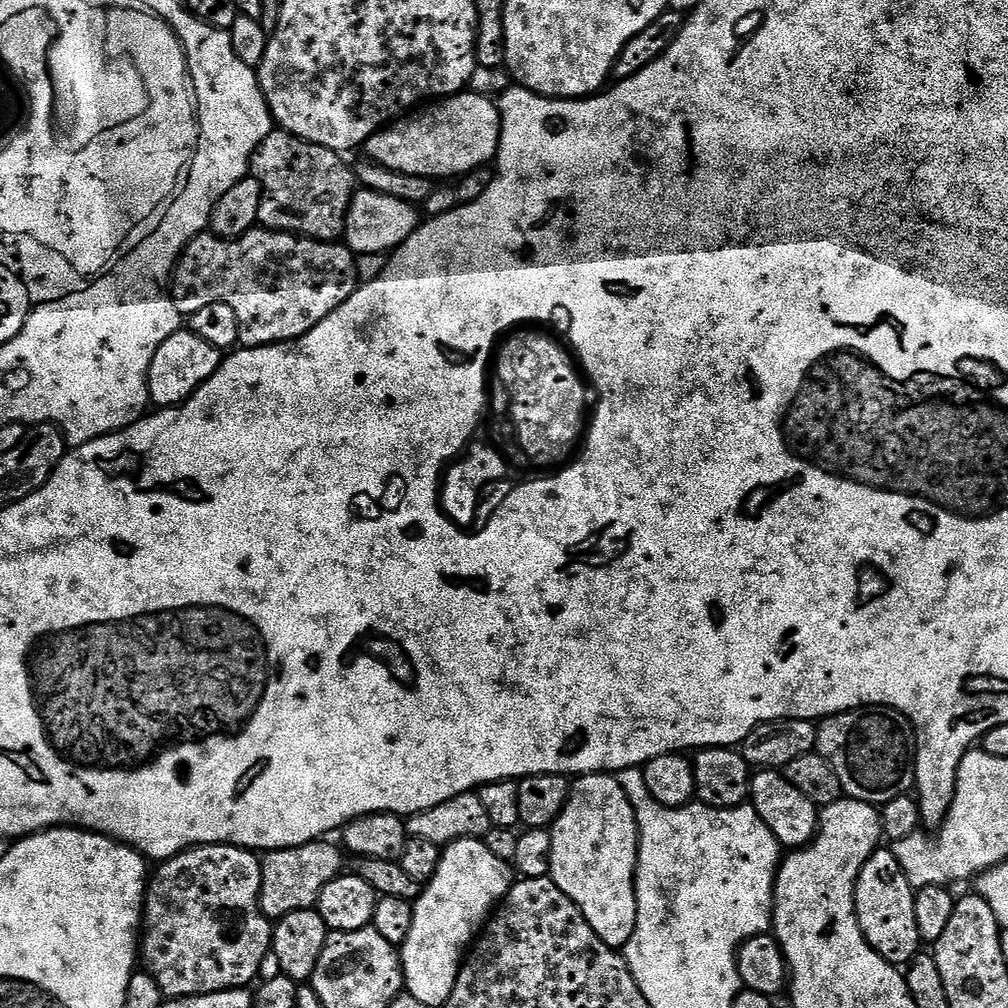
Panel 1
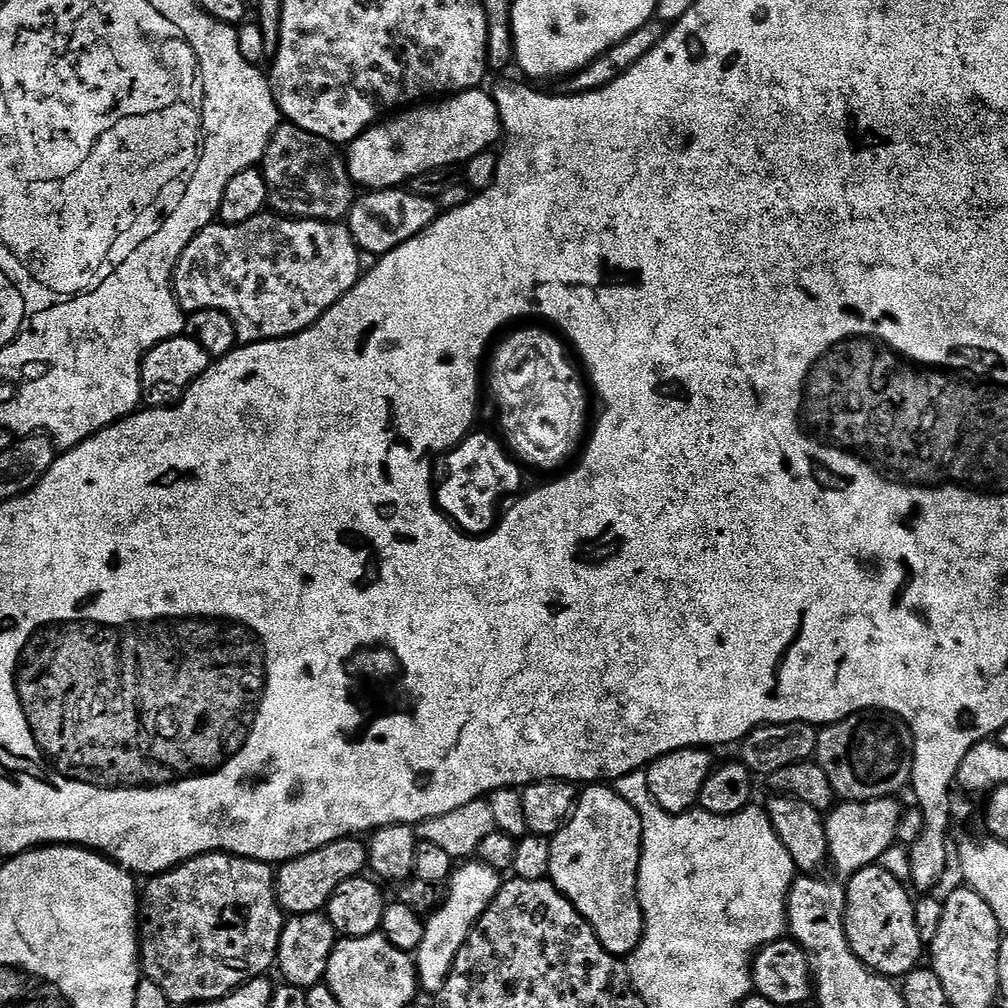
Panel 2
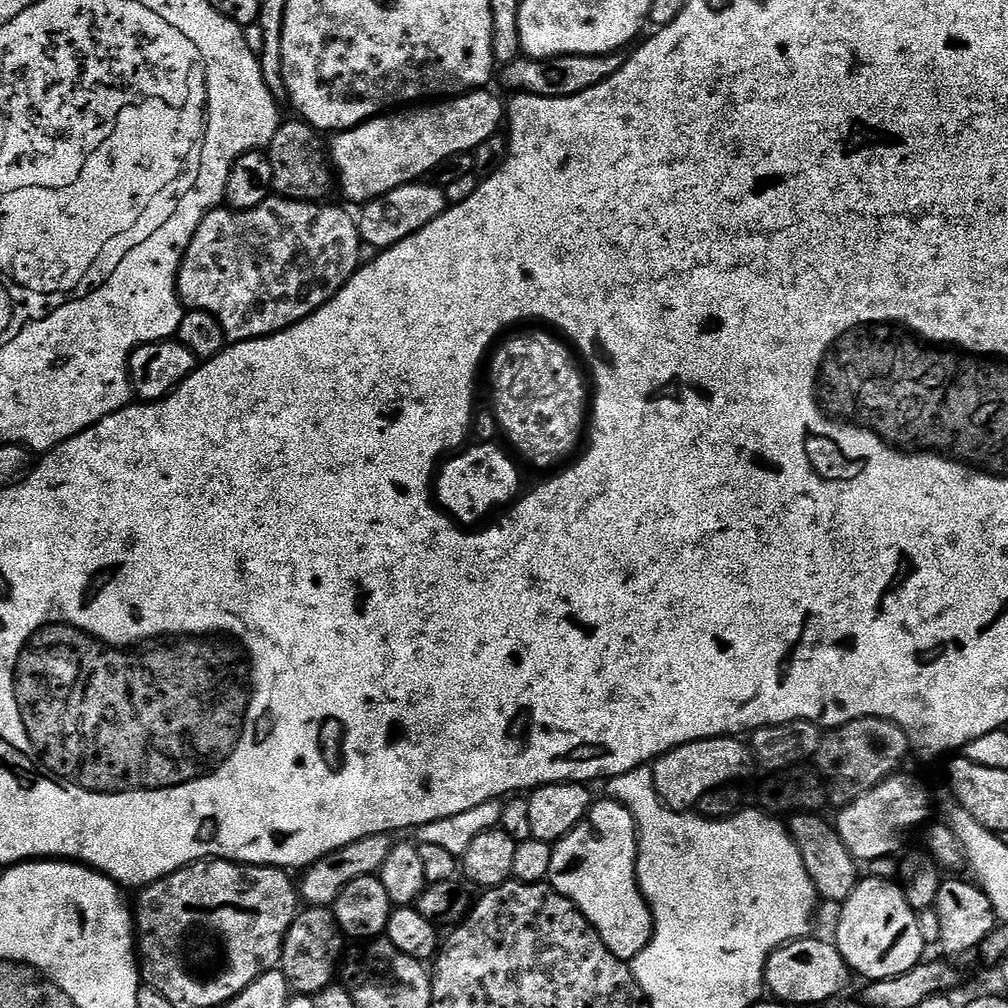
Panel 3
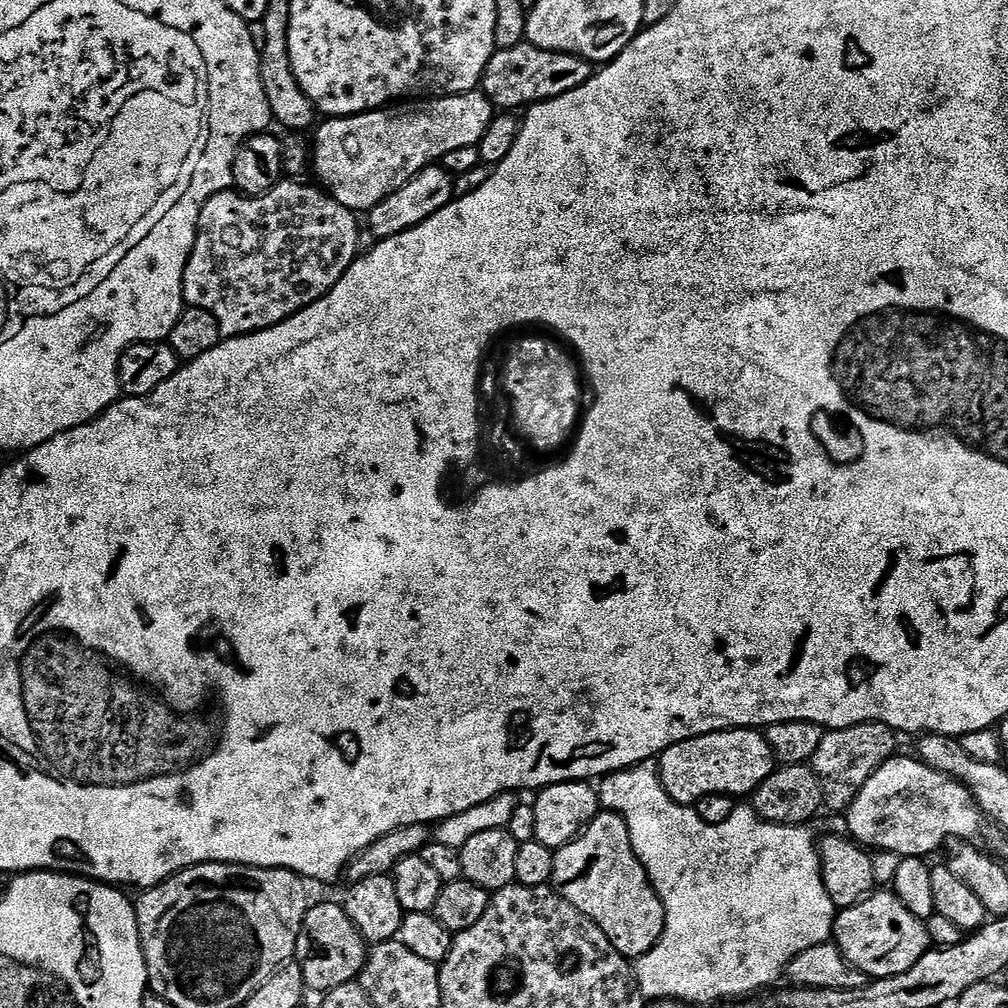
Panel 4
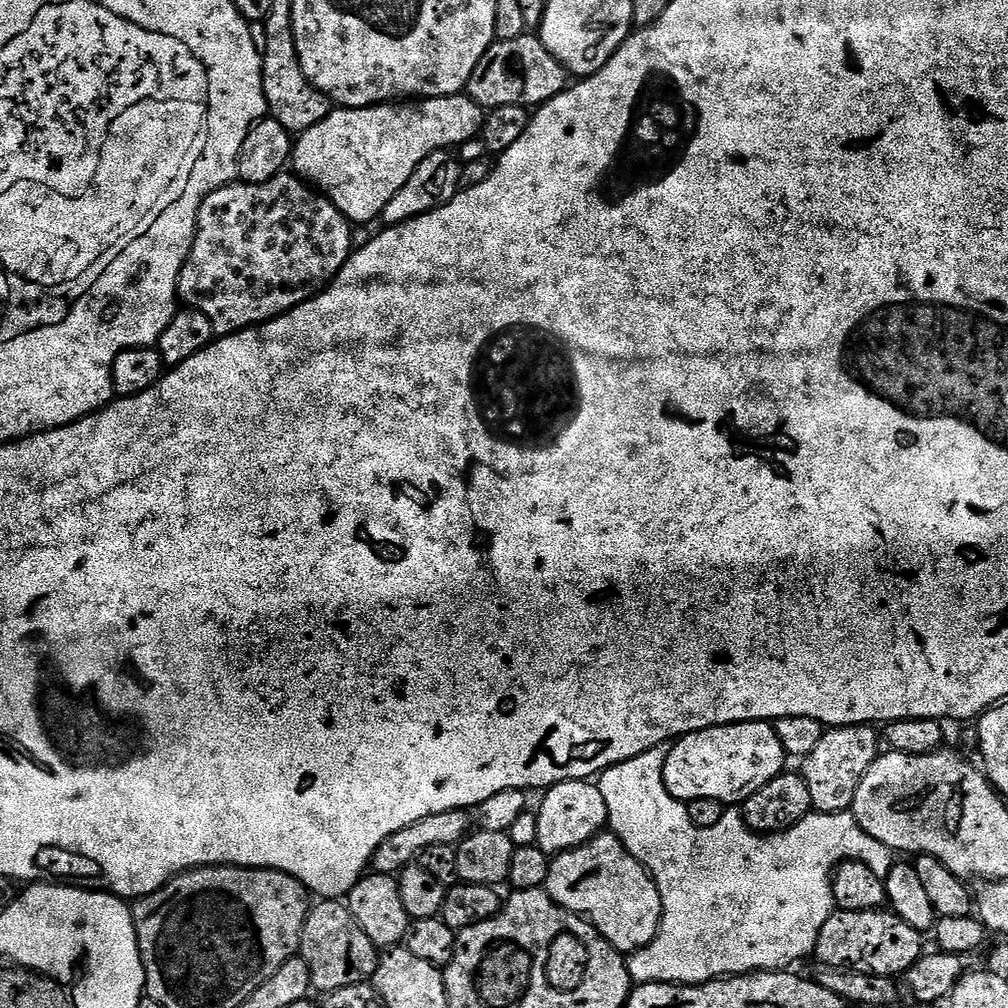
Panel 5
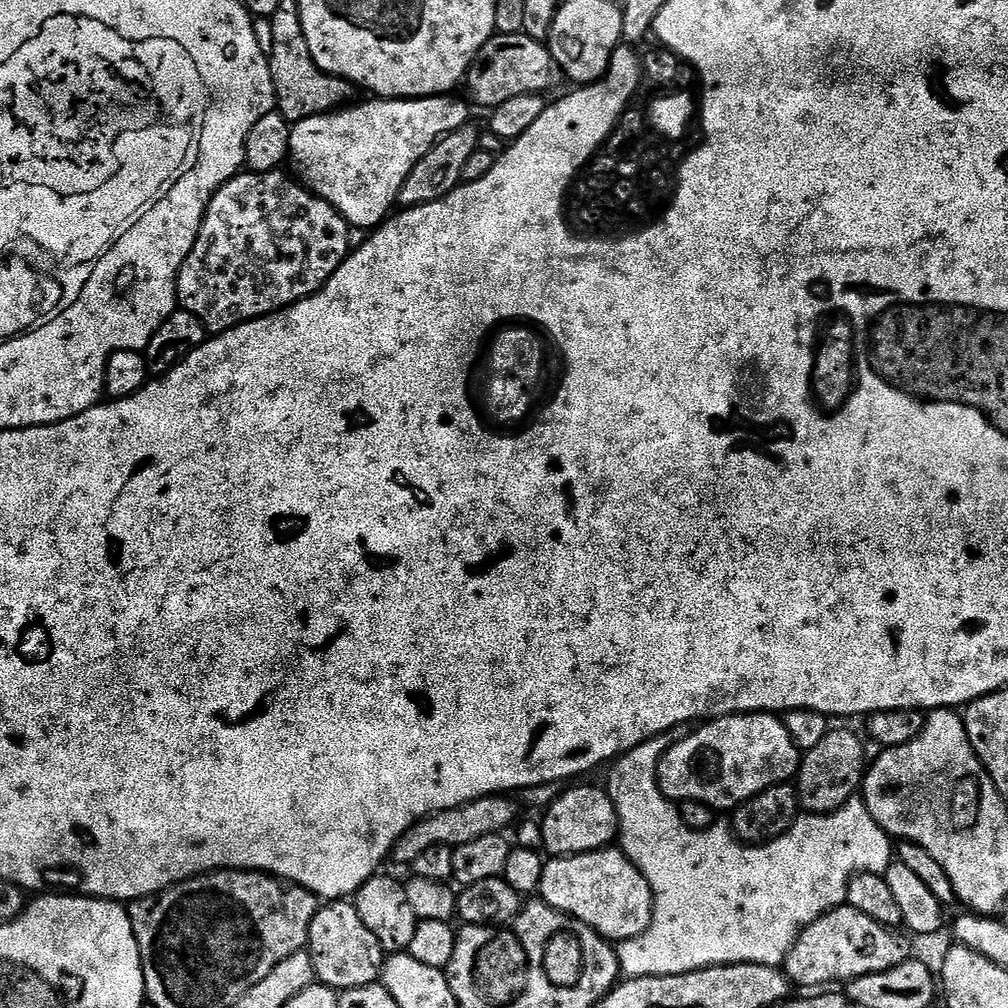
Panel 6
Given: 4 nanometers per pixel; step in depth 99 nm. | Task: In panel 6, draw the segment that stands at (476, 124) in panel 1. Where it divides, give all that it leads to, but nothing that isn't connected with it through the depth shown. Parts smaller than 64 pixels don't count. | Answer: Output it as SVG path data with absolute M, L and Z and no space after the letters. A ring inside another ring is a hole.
M448 94L419 98L368 98L357 108L345 106L334 112L300 120L292 125L288 151L290 164L296 167L295 175L317 196L334 205L353 229L375 230L389 219L390 213L397 207L400 191L410 170L426 158L429 150L443 136L449 136L469 123L469 105L463 99L452 98Z

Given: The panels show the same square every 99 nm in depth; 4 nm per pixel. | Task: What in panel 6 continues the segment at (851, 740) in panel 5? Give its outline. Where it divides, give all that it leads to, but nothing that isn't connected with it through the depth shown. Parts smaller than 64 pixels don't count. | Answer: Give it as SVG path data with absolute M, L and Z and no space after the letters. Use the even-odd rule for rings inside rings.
M844 728L837 732L836 729L829 730L826 738L822 738L822 742L814 746L814 750L801 755L800 770L794 777L794 787L801 809L805 813L826 816L830 812L837 812L845 802L861 791L866 775L865 741L861 740Z

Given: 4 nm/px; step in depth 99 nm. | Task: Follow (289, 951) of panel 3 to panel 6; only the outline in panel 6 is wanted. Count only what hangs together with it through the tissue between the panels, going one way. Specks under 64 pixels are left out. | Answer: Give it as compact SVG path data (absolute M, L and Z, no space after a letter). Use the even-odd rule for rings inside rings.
M347 899L325 903L316 911L314 922L310 922L306 951L314 962L317 981L337 990L370 986L383 973L384 952L378 938L366 930L355 903Z

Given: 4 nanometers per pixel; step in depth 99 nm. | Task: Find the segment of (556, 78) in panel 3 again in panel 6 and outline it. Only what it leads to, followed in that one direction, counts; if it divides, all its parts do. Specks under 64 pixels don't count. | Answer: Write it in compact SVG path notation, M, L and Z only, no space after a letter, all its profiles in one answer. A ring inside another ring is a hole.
M523 32L505 36L496 34L486 42L486 46L482 46L482 50L468 68L467 99L473 105L476 103L480 108L491 110L509 98L518 98L518 94L544 94L552 80L552 72L554 73L552 53L541 41L530 38Z

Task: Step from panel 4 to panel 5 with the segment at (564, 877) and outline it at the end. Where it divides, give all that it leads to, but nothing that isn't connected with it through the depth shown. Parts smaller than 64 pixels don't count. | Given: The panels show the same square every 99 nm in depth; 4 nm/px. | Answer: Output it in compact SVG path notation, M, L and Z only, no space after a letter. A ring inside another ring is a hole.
M611 830L555 857L546 890L556 904L584 917L604 935L610 946L625 954L645 948L660 930L662 898L658 886Z

